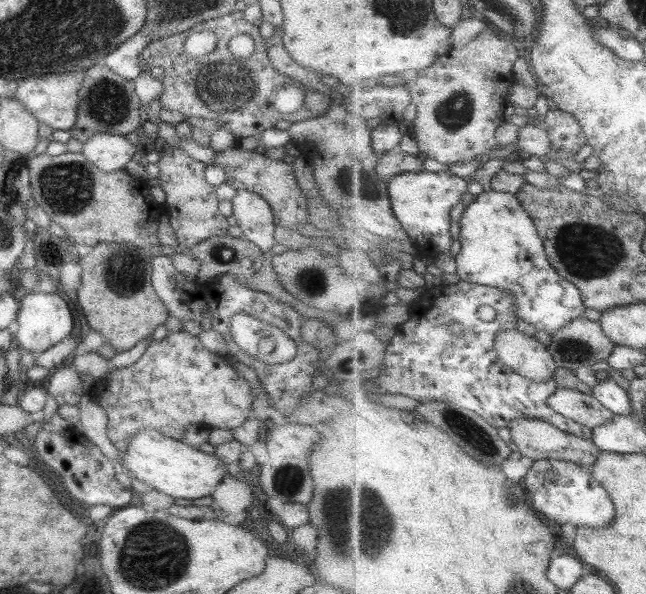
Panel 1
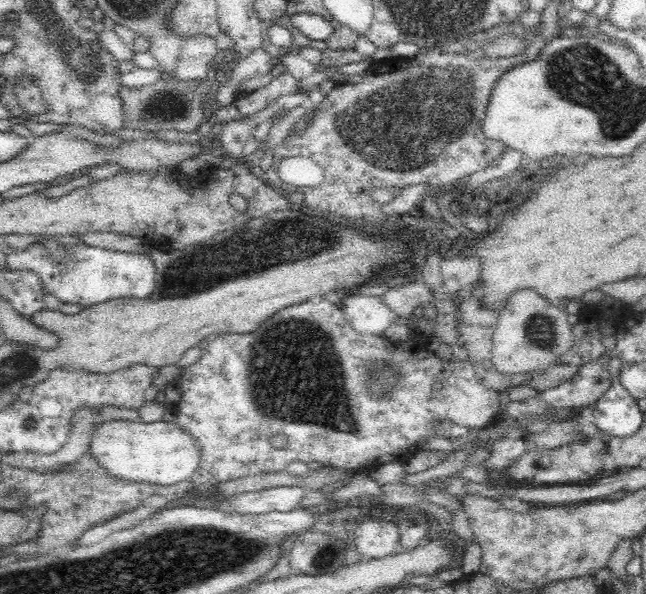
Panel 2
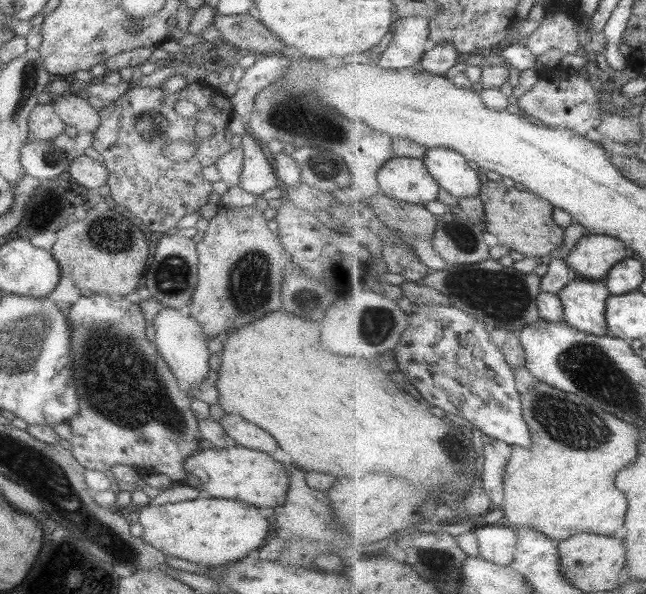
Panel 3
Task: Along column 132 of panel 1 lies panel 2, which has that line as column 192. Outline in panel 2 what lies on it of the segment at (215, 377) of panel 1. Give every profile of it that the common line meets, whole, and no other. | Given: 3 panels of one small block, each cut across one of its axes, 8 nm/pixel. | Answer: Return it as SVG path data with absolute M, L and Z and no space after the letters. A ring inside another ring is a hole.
M312 297L307 301L279 310L270 318L264 320L256 330L247 333L224 333L210 337L201 346L200 358L194 364L182 368L183 372L180 373L180 378L176 381L176 386L181 390L181 397L170 410L175 414L174 422L176 425L188 431L194 437L196 445L200 449L201 460L198 468L200 480L217 485L219 482L243 478L244 476L281 472L284 471L284 466L288 462L294 462L294 460L311 464L313 464L312 460L316 460L316 465L333 466L336 469L346 469L346 471L354 471L361 467L367 467L366 471L369 471L373 467L397 461L403 464L418 452L418 448L423 442L426 442L422 438L437 437L436 431L430 427L434 420L439 420L439 422L451 420L453 424L459 424L469 431L475 431L494 422L496 416L500 414L502 406L498 400L499 392L485 387L476 379L476 371L470 361L456 358L450 362L442 361L429 348L428 338L418 329L415 329L413 336L405 341L394 337L388 338L384 333L358 333L348 324L340 304L332 303L320 297ZM388 366L397 370L395 387L392 387L392 390L384 393L381 397L372 397L366 389L366 386L368 386L368 368L386 370ZM278 434L284 434L288 440L282 449L274 448L269 440Z

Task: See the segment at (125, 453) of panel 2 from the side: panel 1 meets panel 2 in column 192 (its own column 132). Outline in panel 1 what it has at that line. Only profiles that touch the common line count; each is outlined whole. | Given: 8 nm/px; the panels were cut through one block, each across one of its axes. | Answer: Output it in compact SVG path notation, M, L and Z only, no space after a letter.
M153 428L137 432L130 440L122 456L123 469L130 477L145 483L149 488L158 489L174 498L202 498L214 494L216 486L229 477L224 461L215 455L201 452L182 440L174 440L160 434Z

